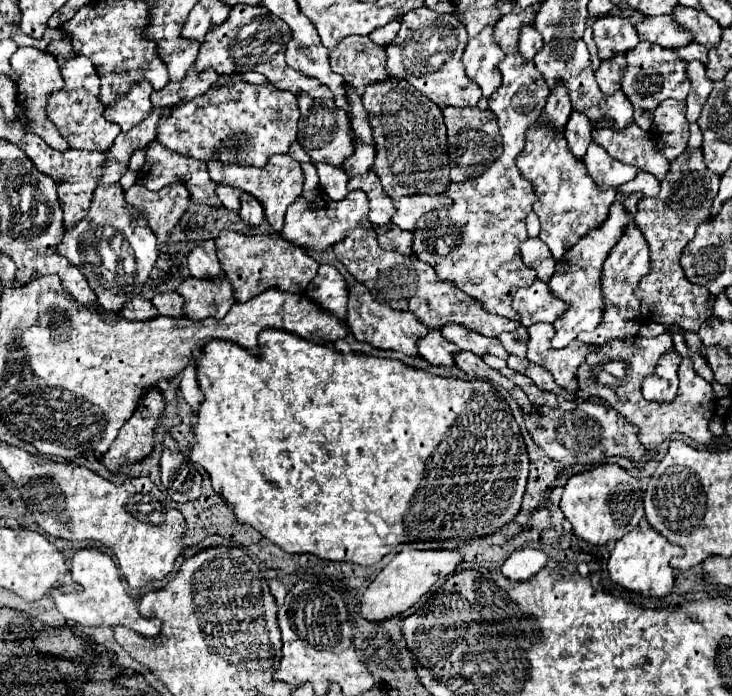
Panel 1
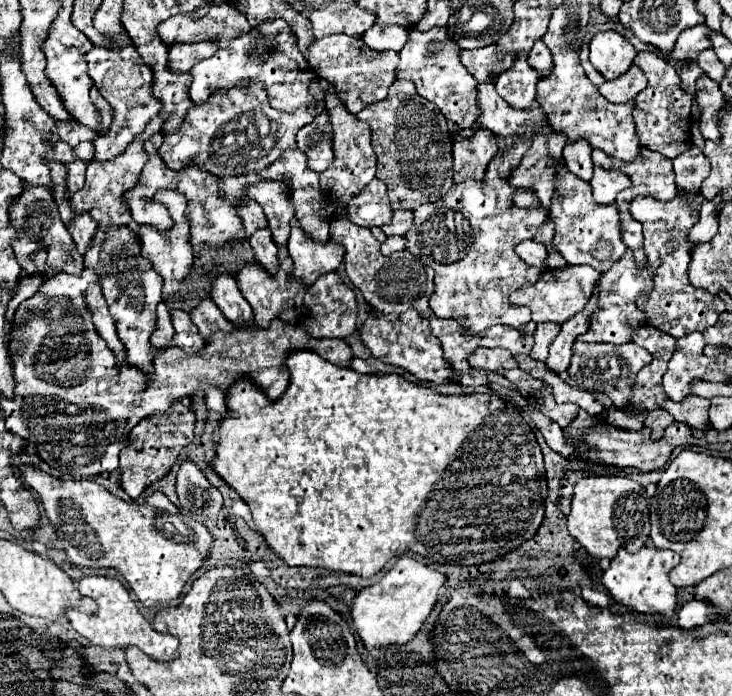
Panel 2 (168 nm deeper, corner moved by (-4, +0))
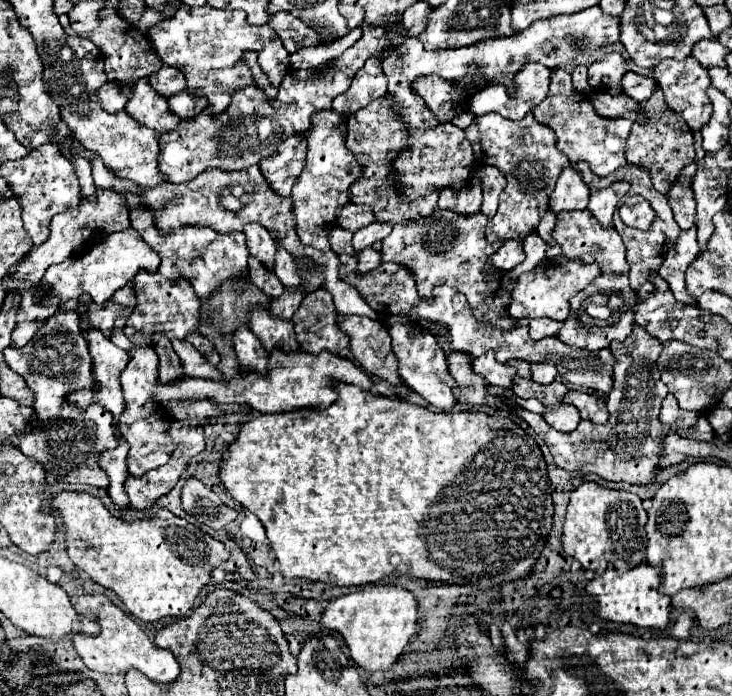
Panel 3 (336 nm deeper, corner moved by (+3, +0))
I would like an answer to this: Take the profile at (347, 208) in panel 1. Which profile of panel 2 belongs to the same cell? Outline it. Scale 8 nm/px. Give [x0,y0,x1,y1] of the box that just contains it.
[288,219,344,287]

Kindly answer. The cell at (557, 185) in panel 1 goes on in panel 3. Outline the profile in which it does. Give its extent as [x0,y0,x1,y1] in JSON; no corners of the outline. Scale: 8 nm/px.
[553,209,629,273]

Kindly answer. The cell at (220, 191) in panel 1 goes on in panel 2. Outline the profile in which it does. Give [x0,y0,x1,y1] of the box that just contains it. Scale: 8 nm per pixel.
[236,201,266,237]

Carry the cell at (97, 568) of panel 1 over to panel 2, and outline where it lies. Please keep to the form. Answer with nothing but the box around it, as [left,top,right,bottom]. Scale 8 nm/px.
[66,577,178,661]

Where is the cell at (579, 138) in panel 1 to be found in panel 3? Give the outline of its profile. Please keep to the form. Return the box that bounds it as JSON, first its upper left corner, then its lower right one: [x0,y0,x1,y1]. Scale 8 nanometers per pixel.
[549,165,589,211]

